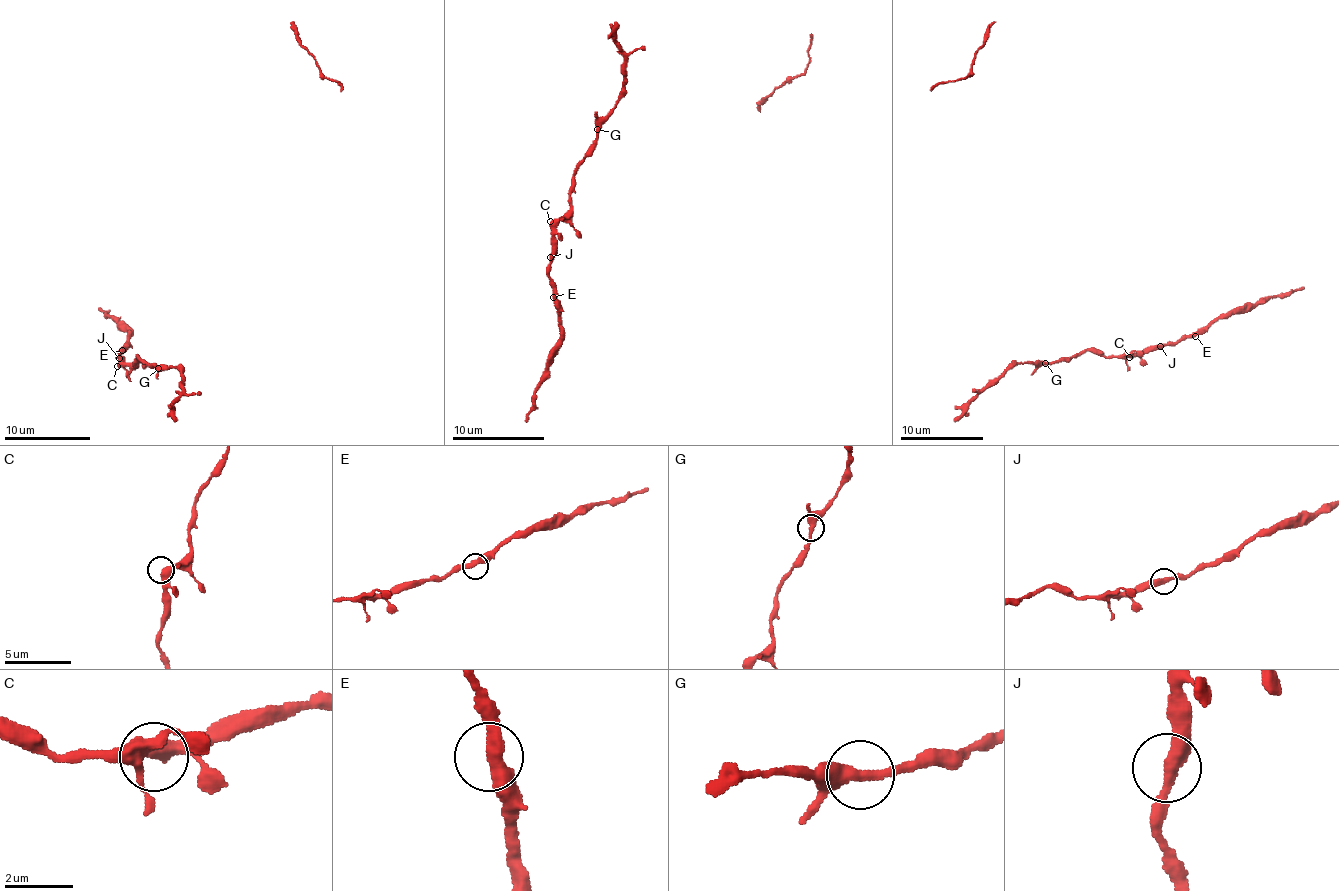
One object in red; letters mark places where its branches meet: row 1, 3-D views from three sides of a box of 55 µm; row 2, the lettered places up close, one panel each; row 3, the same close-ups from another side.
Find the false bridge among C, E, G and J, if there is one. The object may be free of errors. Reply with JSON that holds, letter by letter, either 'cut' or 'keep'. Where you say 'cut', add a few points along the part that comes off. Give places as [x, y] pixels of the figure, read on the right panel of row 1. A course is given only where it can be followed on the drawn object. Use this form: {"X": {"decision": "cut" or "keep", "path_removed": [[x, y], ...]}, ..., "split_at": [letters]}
{"C": {"decision": "keep"}, "E": {"decision": "keep"}, "G": {"decision": "keep"}, "J": {"decision": "keep"}, "split_at": []}

